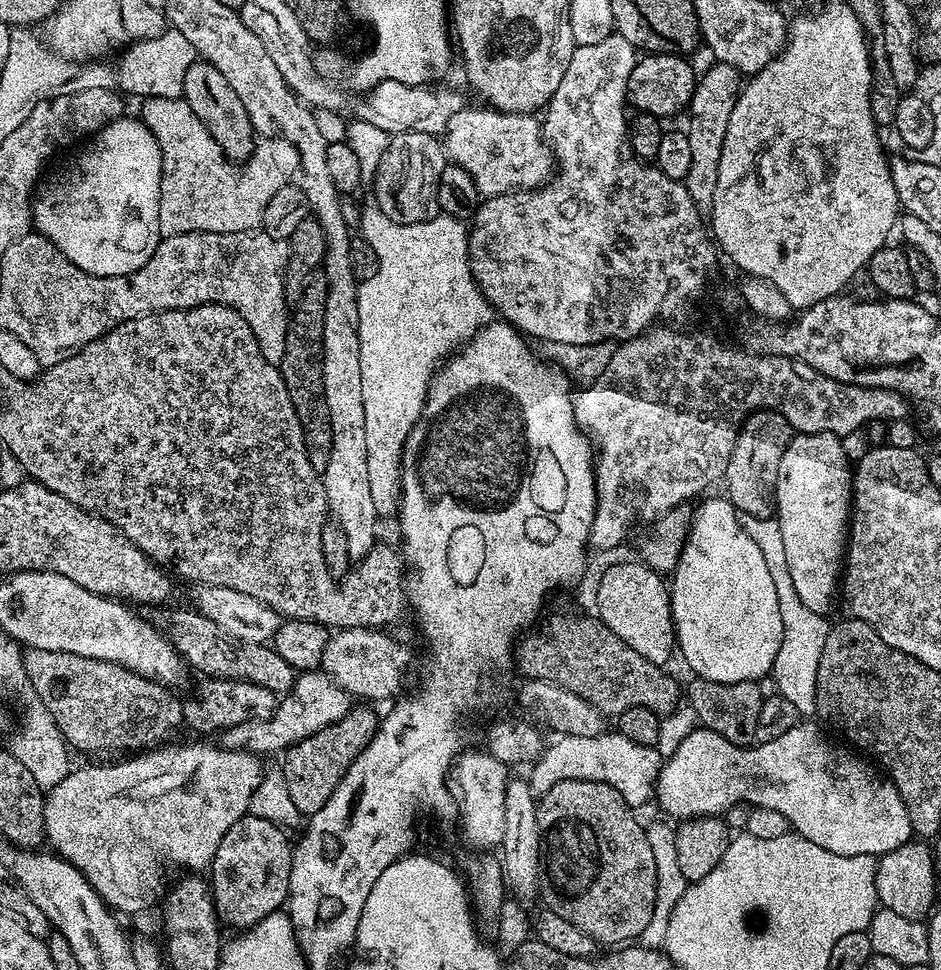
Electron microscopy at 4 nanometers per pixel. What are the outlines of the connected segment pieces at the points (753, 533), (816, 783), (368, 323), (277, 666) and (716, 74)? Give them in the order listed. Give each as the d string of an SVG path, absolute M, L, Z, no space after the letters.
M740 516L740 525L742 530L746 530L746 534L750 534L750 538L754 538L754 542L758 545L758 550L762 550L762 558L766 558L766 567L770 570L770 578L774 581L774 591L778 594L778 610L782 614L782 626L784 627L784 637L780 643L778 654L772 663L770 680L776 683L775 691L782 698L786 698L786 702L791 702L794 710L798 710L801 717L808 718L815 708L818 708L818 685L820 683L820 663L822 662L822 654L826 646L826 640L830 631L830 624L821 613L814 610L806 610L806 606L802 603L802 598L798 598L798 590L794 590L794 578L790 578L790 566L786 566L786 549L782 546L782 530L780 523L775 518L768 520L759 520L756 516Z
M812 722L798 723L786 730L786 734L755 746L734 745L722 738L722 734L696 726L677 746L676 753L663 761L660 774L656 777L655 803L660 803L666 815L677 816L677 821L683 822L698 816L724 814L727 808L745 800L752 808L778 810L788 819L795 835L814 842L814 846L822 846L822 850L830 850L830 854L879 858L909 843L914 836L910 814L906 814L906 806L891 779L885 778L875 767L872 769L867 759L864 761L851 756L847 747L844 749L831 744L820 733L818 725L808 723Z
M369 206L369 208L364 208L360 212L359 235L366 242L370 242L370 246L374 246L374 254L376 255L376 271L357 287L356 293L358 294L358 342L360 343L360 361L362 362L362 402L366 410L366 466L368 467L368 481L370 482L370 498L374 500L374 506L377 513L380 514L384 514L384 512L395 513L397 511L400 502L402 461L406 455L404 443L407 442L408 435L411 434L412 427L416 424L416 419L419 416L421 419L422 413L425 411L424 399L428 393L428 385L432 383L438 365L449 354L455 353L461 347L462 342L467 341L471 333L481 326L491 323L494 318L494 309L489 304L488 299L480 292L480 287L476 285L476 280L470 270L468 230L469 225L465 221L443 214L434 215L429 220L423 220L422 222L399 224L390 218L386 218L386 214L382 214L382 210L375 206Z
M153 607L146 619L180 651L189 669L197 668L204 678L245 680L277 694L291 693L297 673L278 655L275 648L268 644L247 644L241 640L233 640L231 636L221 632L218 625L210 622L210 618L191 607L168 607Z
M721 62L713 63L713 68L708 68L696 81L696 89L692 95L692 102L688 105L687 115L692 115L692 121L686 127L688 145L691 151L691 161L688 172L685 174L682 183L690 194L690 198L696 203L696 207L701 210L711 209L714 202L714 186L718 186L718 162L722 158L722 142L726 138L726 130L730 122L730 114L734 114L736 97L740 95L742 87L742 74L737 68L730 64Z

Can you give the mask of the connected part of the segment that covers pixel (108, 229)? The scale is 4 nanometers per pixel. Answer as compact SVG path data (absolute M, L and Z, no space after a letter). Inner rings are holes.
M132 116L111 120L95 133L83 145L76 165L57 180L45 179L32 198L35 231L86 274L125 276L138 270L140 260L126 258L140 258L130 254L140 240L140 226L160 222L160 179L140 156L140 127L144 121Z

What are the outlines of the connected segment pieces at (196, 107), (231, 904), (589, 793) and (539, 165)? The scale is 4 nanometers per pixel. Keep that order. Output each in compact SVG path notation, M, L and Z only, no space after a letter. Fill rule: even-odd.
M197 58L186 70L186 80L184 82L183 100L198 114L198 118L210 130L210 134L218 142L218 146L224 152L225 156L233 162L241 162L252 152L252 140L254 133L252 123L248 117L246 106L238 94L230 87L230 82L226 82L222 70L218 70L208 60Z
M251 814L238 818L238 822L234 822L230 830L226 830L210 865L210 893L221 925L229 924L230 927L236 928L232 930L247 930L262 922L262 918L266 918L271 912L279 912L285 907L294 844L291 839L288 841L288 836L284 832L287 831L281 825ZM228 872L236 879L236 884L240 888L228 888Z
M567 780L550 786L536 801L536 817L543 847L546 849L546 872L564 892L572 896L552 896L547 911L566 918L578 930L590 934L601 945L620 946L632 942L635 936L645 935L654 918L656 905L656 867L654 850L650 850L645 825L635 816L633 805L628 804L606 782Z
M467 106L458 110L442 133L447 159L470 174L477 193L487 198L549 183L554 176L554 161L552 151L544 143L541 121L532 114L497 112L495 108L479 107Z

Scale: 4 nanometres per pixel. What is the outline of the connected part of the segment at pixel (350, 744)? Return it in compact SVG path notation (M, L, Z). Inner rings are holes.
M353 706L341 720L318 730L318 734L310 734L299 740L283 753L284 781L286 790L290 790L290 802L299 810L301 817L310 818L330 802L330 794L342 782L346 770L358 758L358 754L372 741L372 735L378 727L378 716L368 708Z

